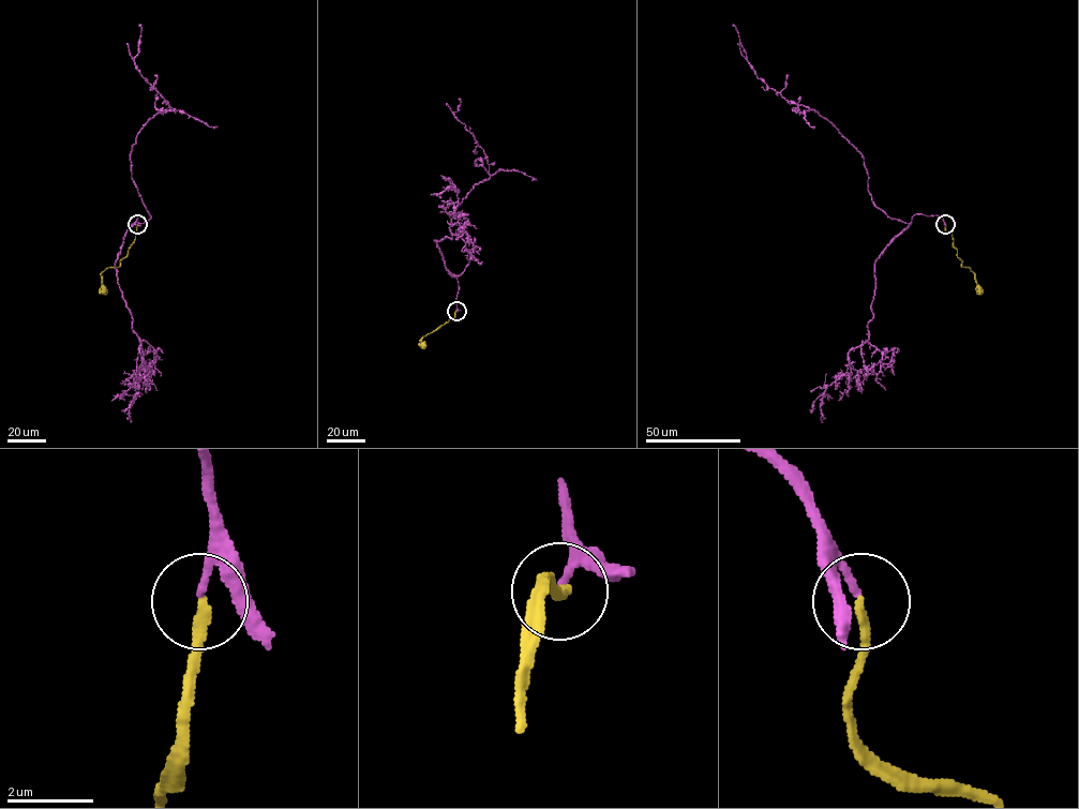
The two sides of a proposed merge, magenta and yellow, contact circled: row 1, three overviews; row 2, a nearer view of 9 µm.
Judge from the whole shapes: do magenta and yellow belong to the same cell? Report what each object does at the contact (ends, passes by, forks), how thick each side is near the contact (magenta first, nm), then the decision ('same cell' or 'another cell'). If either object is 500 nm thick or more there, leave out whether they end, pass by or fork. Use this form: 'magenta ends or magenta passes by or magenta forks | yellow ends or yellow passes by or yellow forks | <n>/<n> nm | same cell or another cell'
magenta ends | yellow ends | 140/240 nm | another cell

